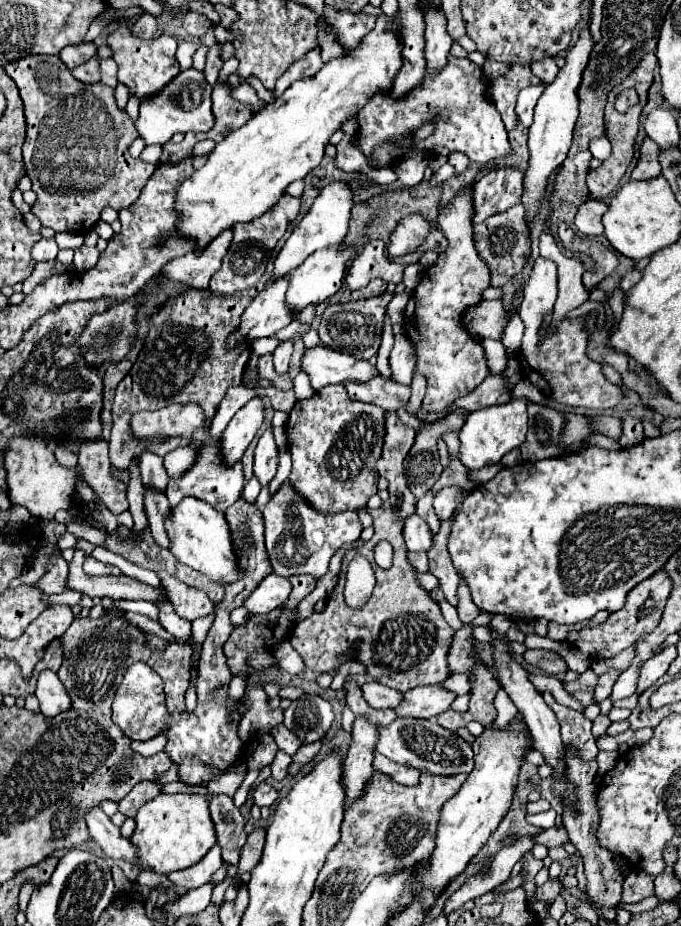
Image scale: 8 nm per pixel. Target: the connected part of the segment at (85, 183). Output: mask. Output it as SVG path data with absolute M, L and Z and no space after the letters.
M37 55L19 59L9 63L5 71L15 81L23 99L23 109L27 117L23 161L27 175L33 181L33 191L37 193L37 201L31 207L31 211L37 215L41 225L51 227L55 231L85 233L95 227L103 207L113 207L119 211L133 205L139 199L147 179L153 175L155 165L129 155L127 149L139 135L127 113L117 107L113 89L105 83L93 87L83 85L71 75L71 71L63 65L63 61L57 55Z

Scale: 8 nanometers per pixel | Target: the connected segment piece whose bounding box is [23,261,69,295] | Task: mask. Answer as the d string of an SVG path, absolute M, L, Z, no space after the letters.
M59 261L37 263L35 269L33 269L33 273L31 273L31 277L27 277L27 281L23 281L23 293L25 293L25 295L31 293L31 289L35 289L37 283L43 281L45 277L51 277L51 275L55 275L55 273L63 273L63 271L67 271L67 269L69 269L69 267L61 265Z

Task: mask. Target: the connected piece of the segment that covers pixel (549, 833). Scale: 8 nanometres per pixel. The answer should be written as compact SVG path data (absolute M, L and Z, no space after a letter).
M559 825L559 827L551 827L551 829L545 829L541 835L535 837L535 843L543 843L547 845L549 849L551 847L559 847L559 845L565 845L569 841L567 837L567 831Z

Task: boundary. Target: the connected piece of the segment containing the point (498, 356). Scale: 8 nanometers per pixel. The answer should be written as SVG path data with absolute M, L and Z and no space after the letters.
M487 339L487 341L477 341L483 351L485 351L485 359L487 359L487 367L489 367L489 373L495 375L499 371L505 371L505 365L507 365L507 353L505 353L505 347L501 341L495 341L495 339Z

